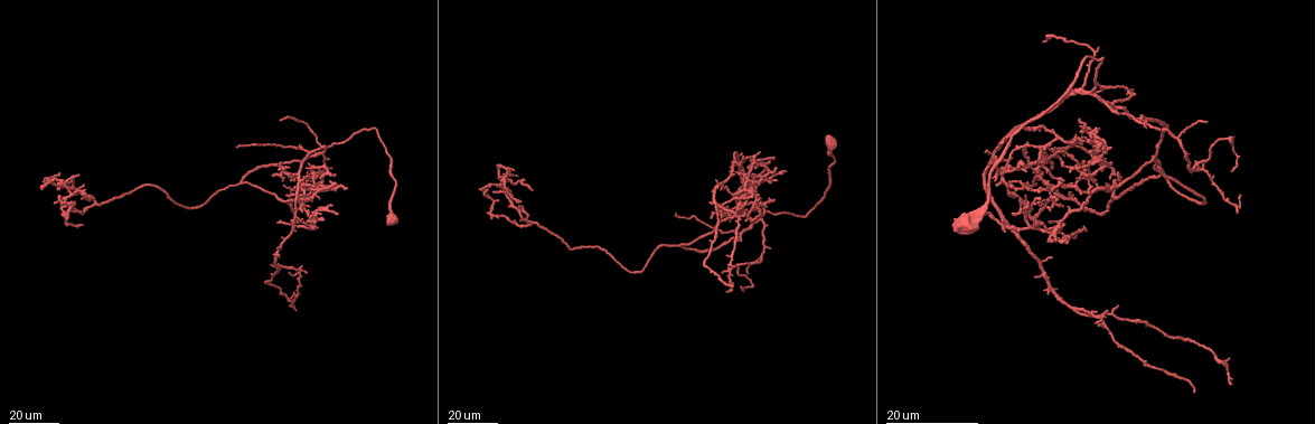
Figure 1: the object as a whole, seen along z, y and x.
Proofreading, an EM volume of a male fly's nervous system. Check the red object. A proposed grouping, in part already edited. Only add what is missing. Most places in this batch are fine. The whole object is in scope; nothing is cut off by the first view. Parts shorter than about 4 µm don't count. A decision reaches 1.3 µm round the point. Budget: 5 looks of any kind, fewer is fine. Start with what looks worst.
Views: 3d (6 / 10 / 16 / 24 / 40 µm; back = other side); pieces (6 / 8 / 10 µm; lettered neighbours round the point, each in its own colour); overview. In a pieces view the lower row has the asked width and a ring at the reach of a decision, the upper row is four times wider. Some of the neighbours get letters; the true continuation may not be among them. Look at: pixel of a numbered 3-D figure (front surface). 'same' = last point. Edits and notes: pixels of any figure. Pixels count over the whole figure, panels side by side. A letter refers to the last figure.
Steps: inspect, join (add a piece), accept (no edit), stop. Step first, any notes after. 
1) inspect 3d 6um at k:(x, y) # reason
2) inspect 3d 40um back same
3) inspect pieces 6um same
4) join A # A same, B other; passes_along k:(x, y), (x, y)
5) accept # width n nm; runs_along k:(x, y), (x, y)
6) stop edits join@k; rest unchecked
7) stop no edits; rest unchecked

inspect 3d 40um at 1:(82, 199)

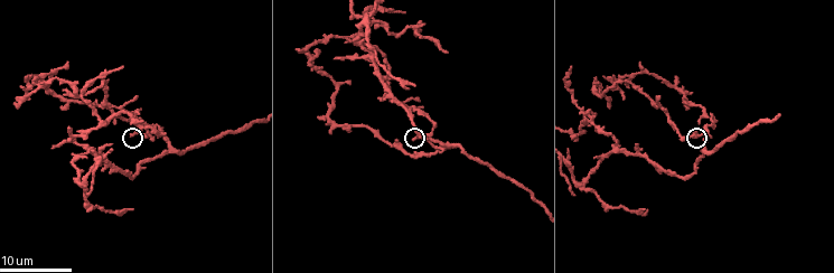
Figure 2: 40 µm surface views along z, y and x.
inspect pieces 6um at 2:(130, 136)

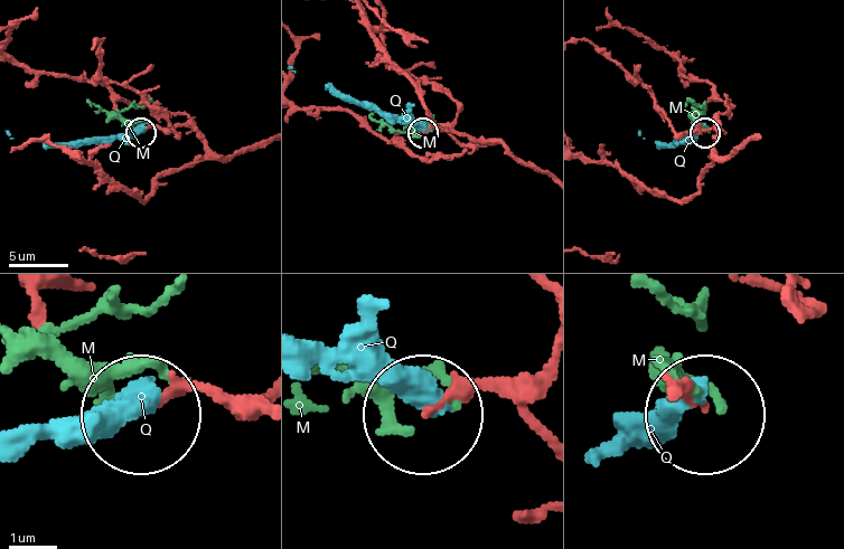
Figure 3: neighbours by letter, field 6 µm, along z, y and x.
accept # width 180 nm; M other, Q other; runs_along 3:(535, 417), (499, 394), (462, 394), (431, 414); none of them fits

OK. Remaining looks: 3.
inspect 3d 16um at 2:(415, 83) # branch stops here

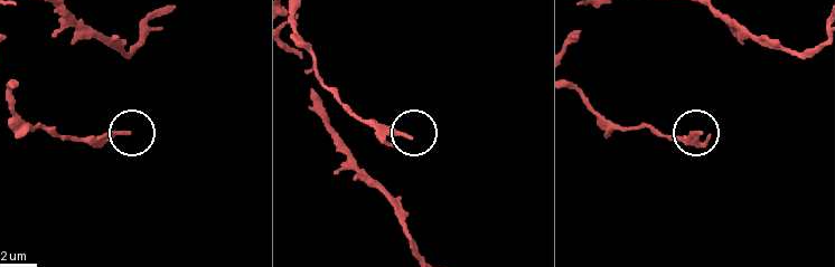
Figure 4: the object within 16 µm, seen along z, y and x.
inspect pieces 10um at 4:(408, 138)

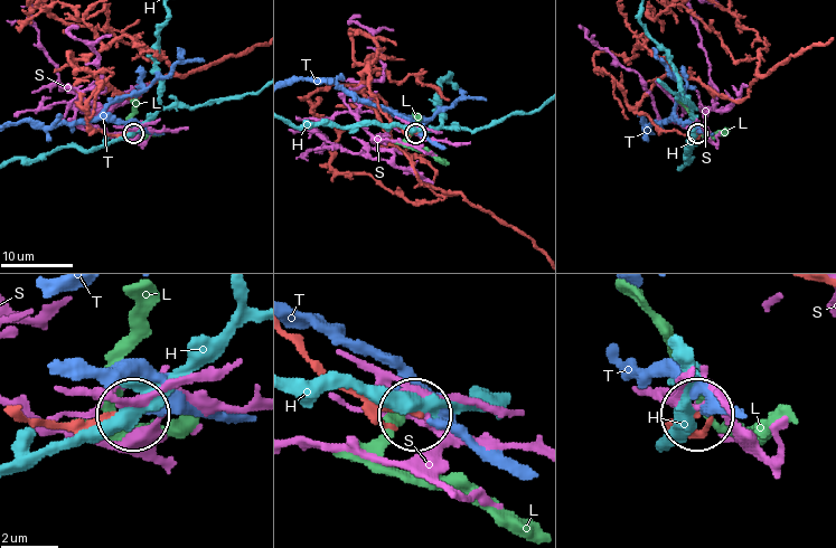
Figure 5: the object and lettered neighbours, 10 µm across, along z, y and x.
accept # H other, L other, S other, T other; no lettered piece goes on from it

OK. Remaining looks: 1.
stop no edits; rest unchecked

